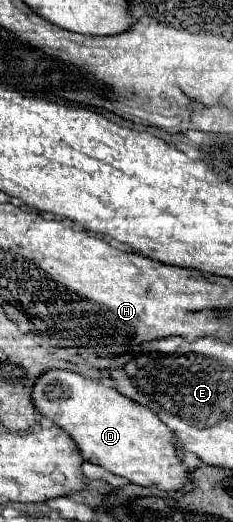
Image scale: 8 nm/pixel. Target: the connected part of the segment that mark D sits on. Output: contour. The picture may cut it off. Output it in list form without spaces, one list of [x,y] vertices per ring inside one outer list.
[[[51,369],[35,383],[33,403],[45,417],[73,437],[89,463],[101,465],[135,485],[155,487],[159,491],[181,491],[191,481],[191,473],[183,467],[171,429],[153,411],[97,379]]]

